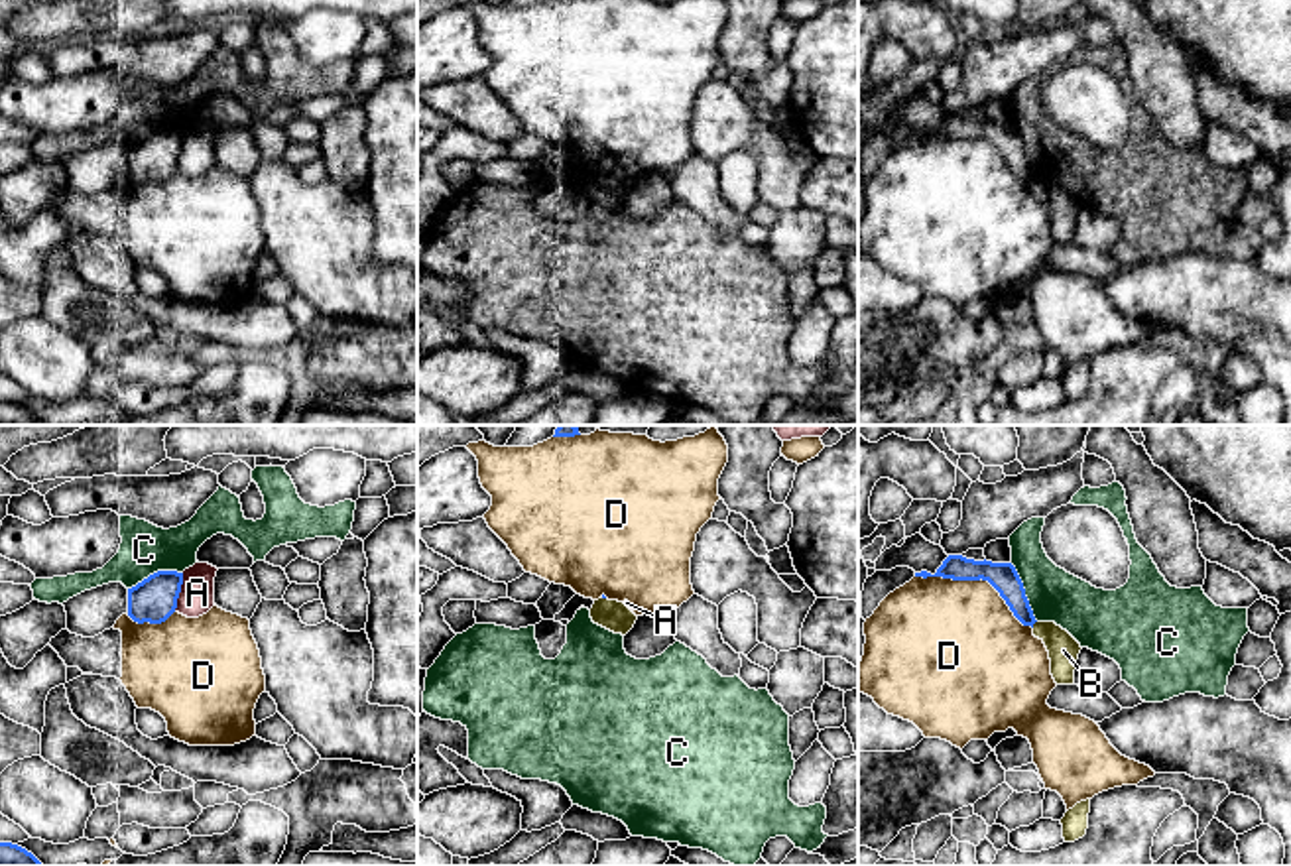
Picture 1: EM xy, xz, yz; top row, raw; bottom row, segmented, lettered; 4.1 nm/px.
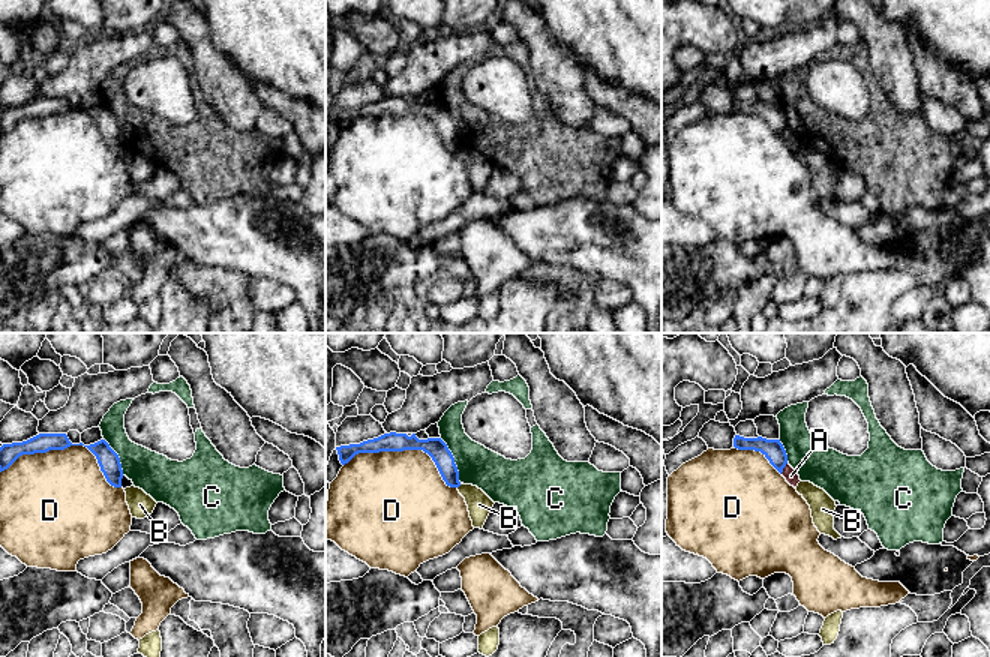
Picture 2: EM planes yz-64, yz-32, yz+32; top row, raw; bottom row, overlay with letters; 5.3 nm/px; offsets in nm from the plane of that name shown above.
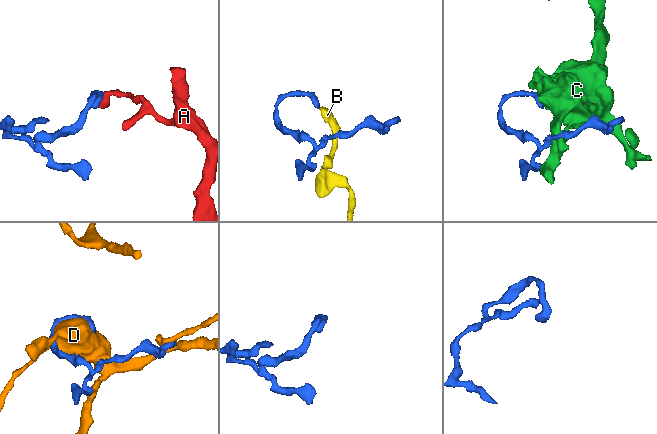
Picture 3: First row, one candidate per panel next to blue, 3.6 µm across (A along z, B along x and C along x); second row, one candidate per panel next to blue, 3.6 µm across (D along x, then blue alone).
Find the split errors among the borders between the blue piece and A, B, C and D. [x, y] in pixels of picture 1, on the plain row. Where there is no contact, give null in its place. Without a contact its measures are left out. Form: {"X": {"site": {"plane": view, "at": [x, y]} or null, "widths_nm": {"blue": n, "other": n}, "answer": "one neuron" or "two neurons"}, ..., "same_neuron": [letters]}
{"A": {"site": {"plane": "xy", "at": [180, 150]}, "widths_nm": {"blue": 180, "other": 140}, "answer": "two neurons"}, "B": {"site": {"plane": "yz", "at": [1034, 182]}, "widths_nm": {"blue": 120, "other": 130}, "answer": "two neurons"}, "C": {"site": {"plane": "yz", "at": [1024, 152]}, "widths_nm": {"blue": 120, "other": 220}, "answer": "two neurons"}, "D": {"site": {"plane": "yz", "at": [977, 138]}, "widths_nm": {"blue": 120, "other": 460}, "answer": "two neurons"}, "same_neuron": []}

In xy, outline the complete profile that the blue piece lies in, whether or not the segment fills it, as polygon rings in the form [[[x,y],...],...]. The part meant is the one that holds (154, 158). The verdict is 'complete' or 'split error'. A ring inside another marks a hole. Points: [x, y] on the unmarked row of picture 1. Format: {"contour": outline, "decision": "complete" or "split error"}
{"contour": [[[157,130],[128,148],[128,175],[138,181],[161,183],[177,167],[183,132]]], "decision": "complete"}

